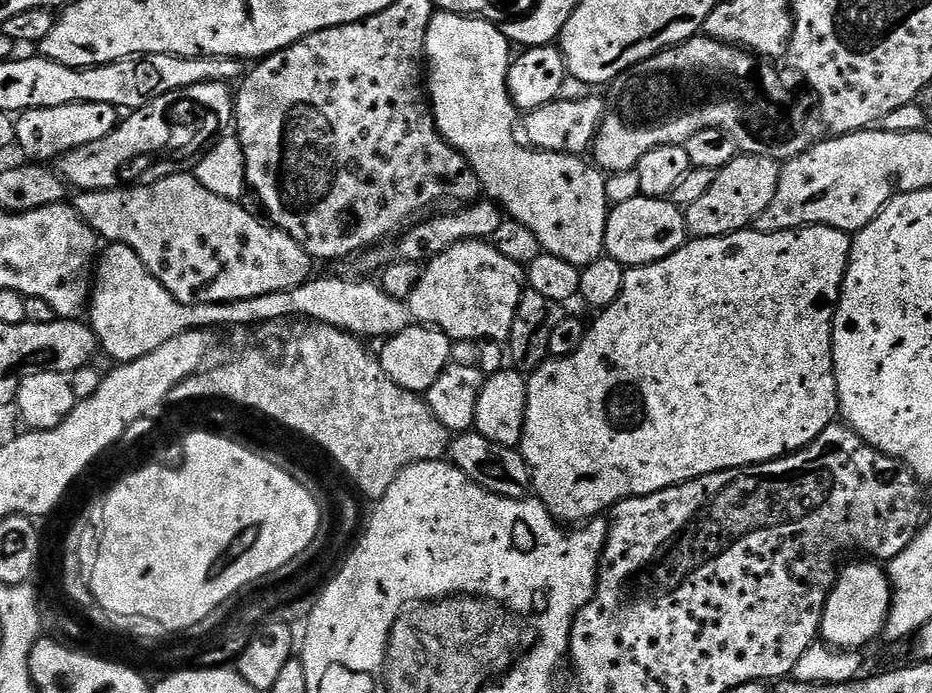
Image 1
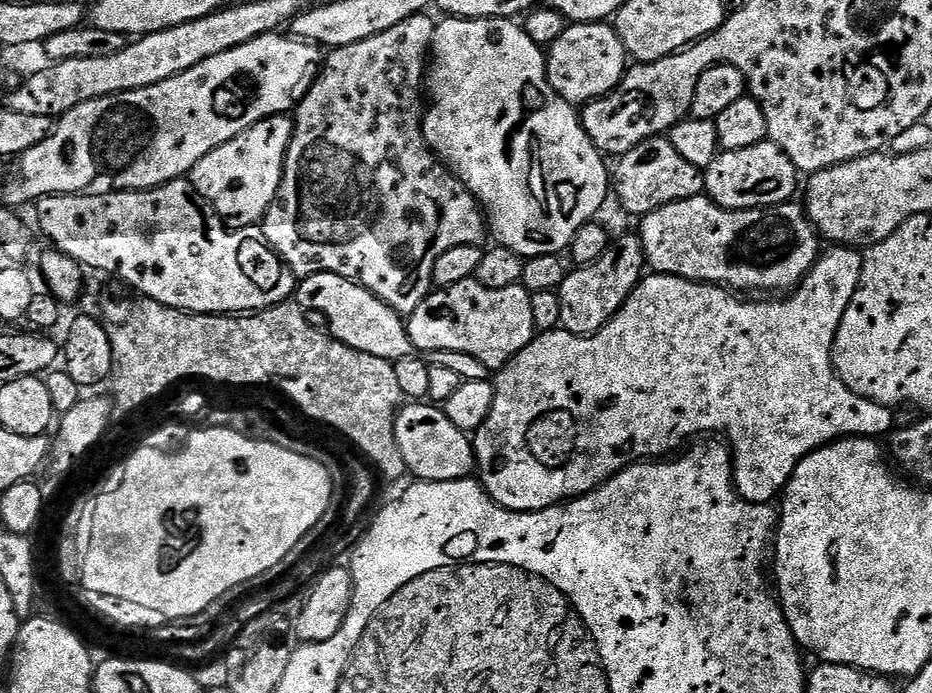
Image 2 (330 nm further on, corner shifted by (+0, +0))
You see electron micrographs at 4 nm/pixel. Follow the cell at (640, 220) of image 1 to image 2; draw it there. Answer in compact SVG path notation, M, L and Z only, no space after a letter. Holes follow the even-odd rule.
M701 194L647 212L639 221L638 235L647 267L653 273L719 284L737 294L787 293L799 285L822 255L821 237L807 211L801 205L799 208L796 202L776 204L772 208L734 210L718 206L707 195Z

